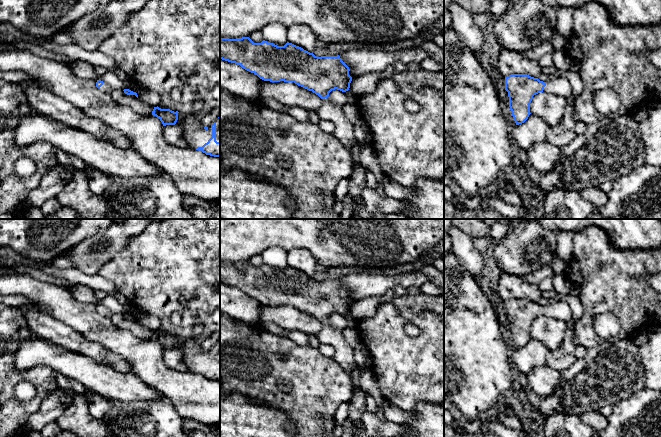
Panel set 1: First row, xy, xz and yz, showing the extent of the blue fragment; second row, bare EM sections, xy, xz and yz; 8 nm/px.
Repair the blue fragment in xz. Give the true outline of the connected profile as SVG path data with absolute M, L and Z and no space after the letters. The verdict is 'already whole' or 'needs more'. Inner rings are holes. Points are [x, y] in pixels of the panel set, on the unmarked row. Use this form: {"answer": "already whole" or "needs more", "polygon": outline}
{"answer": "needs more", "polygon": "M249 261L236 263L220 262L220 283L240 289L245 294L254 297L260 303L270 306L294 306L318 319L323 327L317 334L321 344L331 345L335 349L333 359L349 375L354 372L358 364L354 358L354 350L342 335L342 331L334 329L329 323L332 314L346 316L350 312L352 301L349 291L337 280L315 280L303 272L287 266L284 270L277 270L263 264L254 267Z"}

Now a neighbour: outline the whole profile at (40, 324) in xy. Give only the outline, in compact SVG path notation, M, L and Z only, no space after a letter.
M32 303L19 306L21 313L27 320L30 331L69 351L87 356L100 363L104 363L110 351L100 343L85 338L74 328L43 313Z

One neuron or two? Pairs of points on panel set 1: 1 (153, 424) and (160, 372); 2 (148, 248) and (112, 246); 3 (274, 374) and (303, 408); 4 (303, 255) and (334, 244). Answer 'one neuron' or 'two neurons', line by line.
1: two neurons
2: two neurons
3: one neuron
4: two neurons

